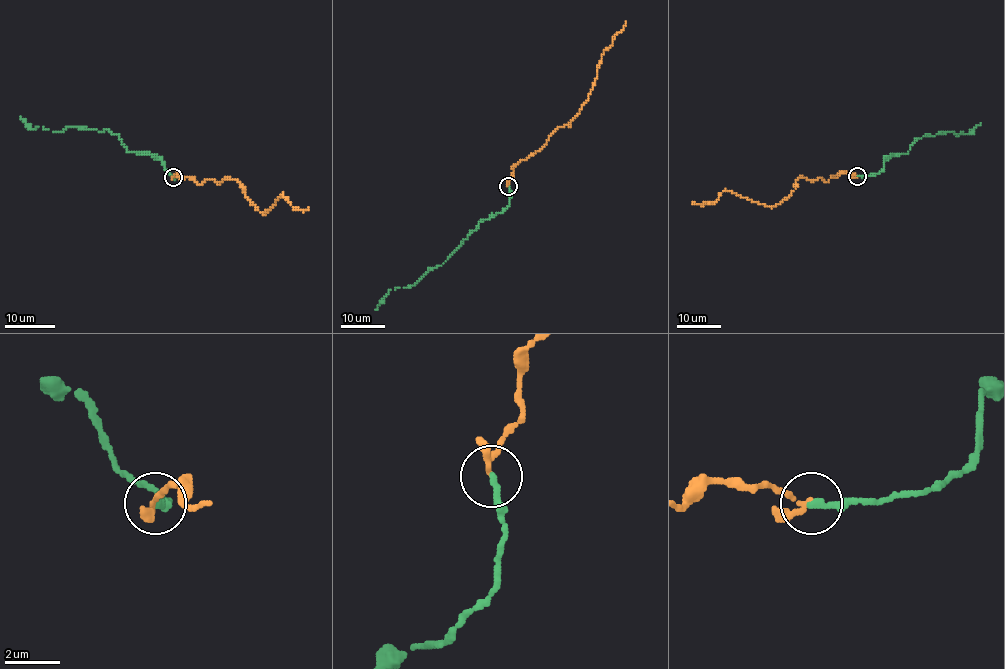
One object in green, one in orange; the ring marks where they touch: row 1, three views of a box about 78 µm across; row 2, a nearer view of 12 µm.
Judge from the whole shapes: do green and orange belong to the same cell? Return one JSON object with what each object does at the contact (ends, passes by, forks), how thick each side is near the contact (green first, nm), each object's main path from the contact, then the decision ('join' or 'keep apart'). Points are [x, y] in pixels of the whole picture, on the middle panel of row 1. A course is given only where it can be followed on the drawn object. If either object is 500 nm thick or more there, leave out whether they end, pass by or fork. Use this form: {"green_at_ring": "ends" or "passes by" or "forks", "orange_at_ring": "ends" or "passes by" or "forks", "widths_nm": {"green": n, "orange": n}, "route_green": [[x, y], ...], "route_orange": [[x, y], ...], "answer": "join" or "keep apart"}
{"green_at_ring": "ends", "orange_at_ring": "passes by", "widths_nm": {"green": 280, "orange": 150}, "route_green": [[508, 187], [510, 203], [500, 213], [481, 220], [440, 266], [430, 268], [408, 287], [390, 290], [375, 310]], "route_orange": [[508, 187], [514, 167], [540, 149], [551, 133], [570, 123], [588, 100], [603, 54], [626, 22]], "answer": "join"}

